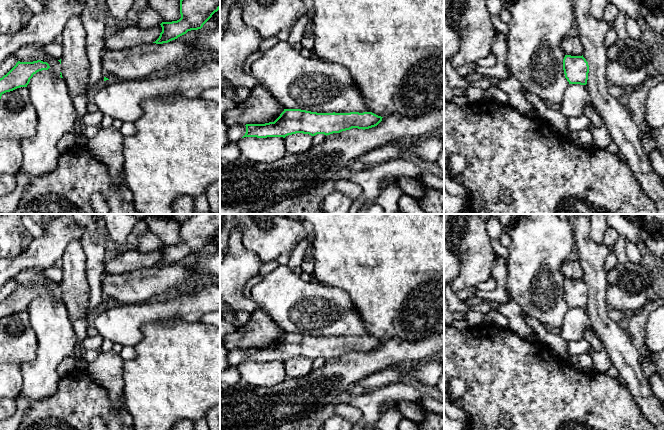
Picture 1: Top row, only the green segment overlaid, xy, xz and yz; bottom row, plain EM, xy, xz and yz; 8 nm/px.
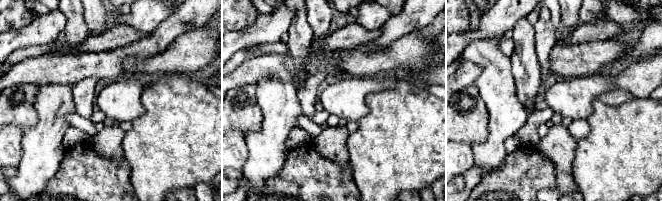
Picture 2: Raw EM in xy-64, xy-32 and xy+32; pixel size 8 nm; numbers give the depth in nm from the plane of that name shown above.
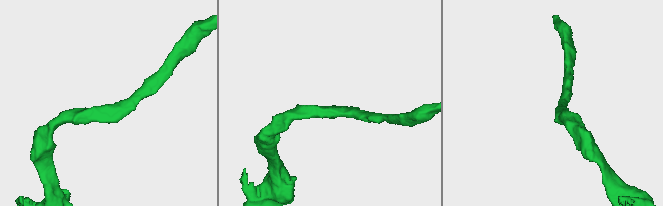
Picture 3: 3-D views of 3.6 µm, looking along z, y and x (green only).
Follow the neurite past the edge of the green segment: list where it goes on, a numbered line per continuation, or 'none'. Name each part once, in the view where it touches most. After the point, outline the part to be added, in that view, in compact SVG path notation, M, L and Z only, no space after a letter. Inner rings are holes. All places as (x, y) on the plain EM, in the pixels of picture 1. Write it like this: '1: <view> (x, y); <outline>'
none

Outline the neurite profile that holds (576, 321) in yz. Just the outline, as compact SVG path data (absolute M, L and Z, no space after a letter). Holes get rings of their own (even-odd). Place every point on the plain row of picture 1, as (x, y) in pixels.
M569 308L566 312L560 336L567 342L584 339L585 330L593 328L586 309Z

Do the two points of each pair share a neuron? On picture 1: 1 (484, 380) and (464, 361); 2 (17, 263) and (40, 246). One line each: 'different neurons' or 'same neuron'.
1: same neuron
2: same neuron

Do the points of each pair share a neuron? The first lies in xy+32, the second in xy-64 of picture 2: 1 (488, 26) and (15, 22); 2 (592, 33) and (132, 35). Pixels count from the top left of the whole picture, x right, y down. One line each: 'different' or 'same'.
1: different
2: same

